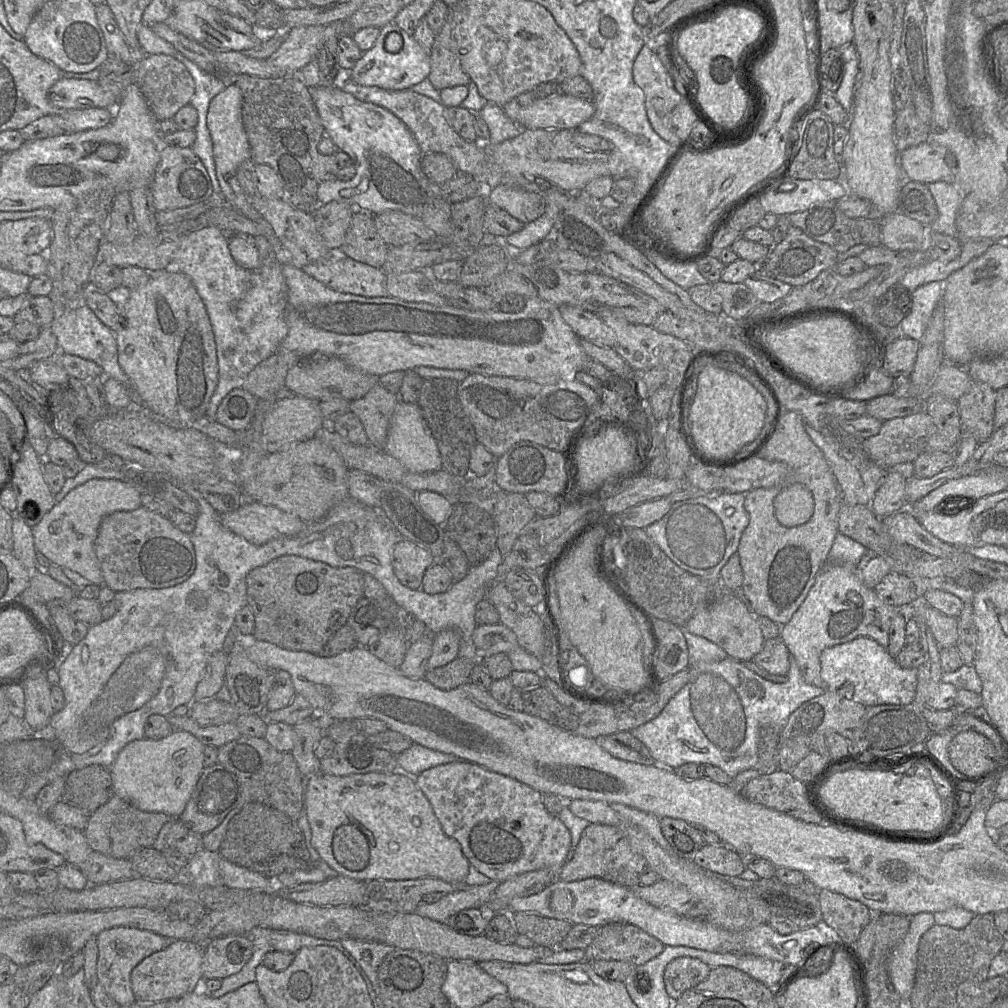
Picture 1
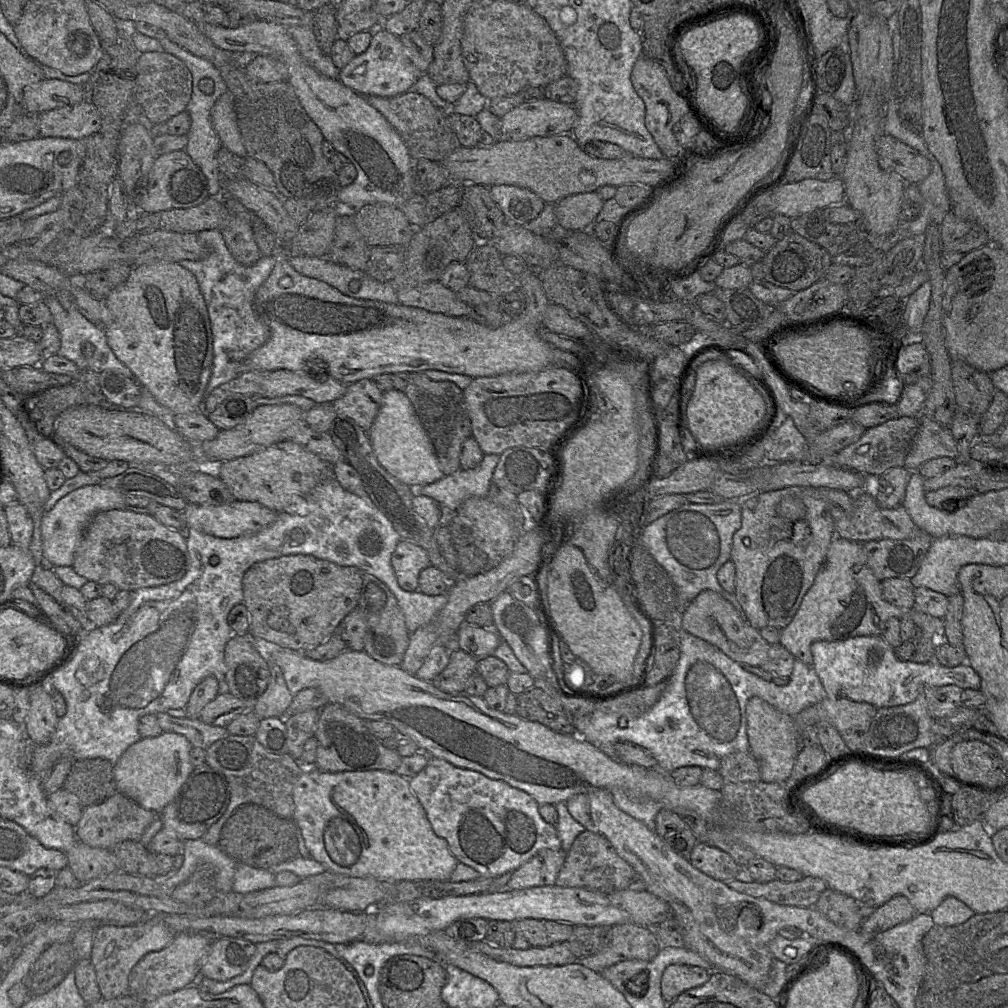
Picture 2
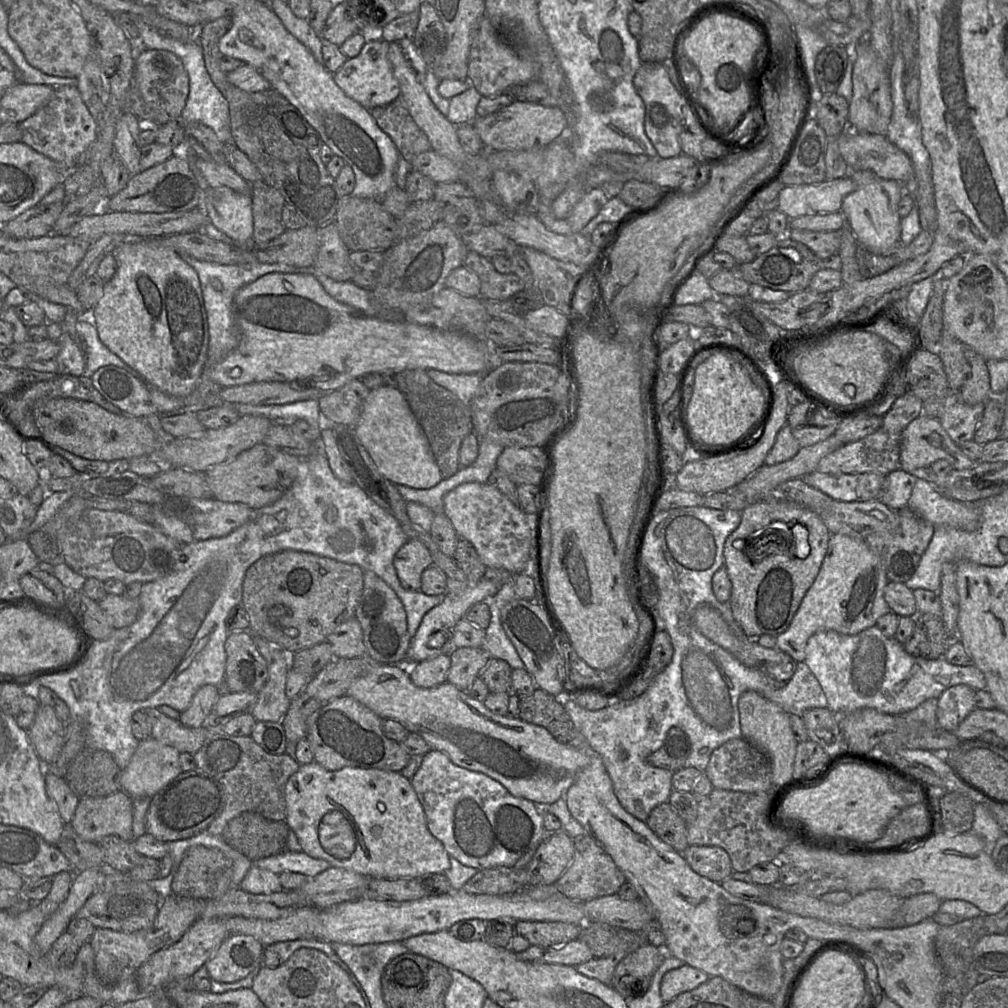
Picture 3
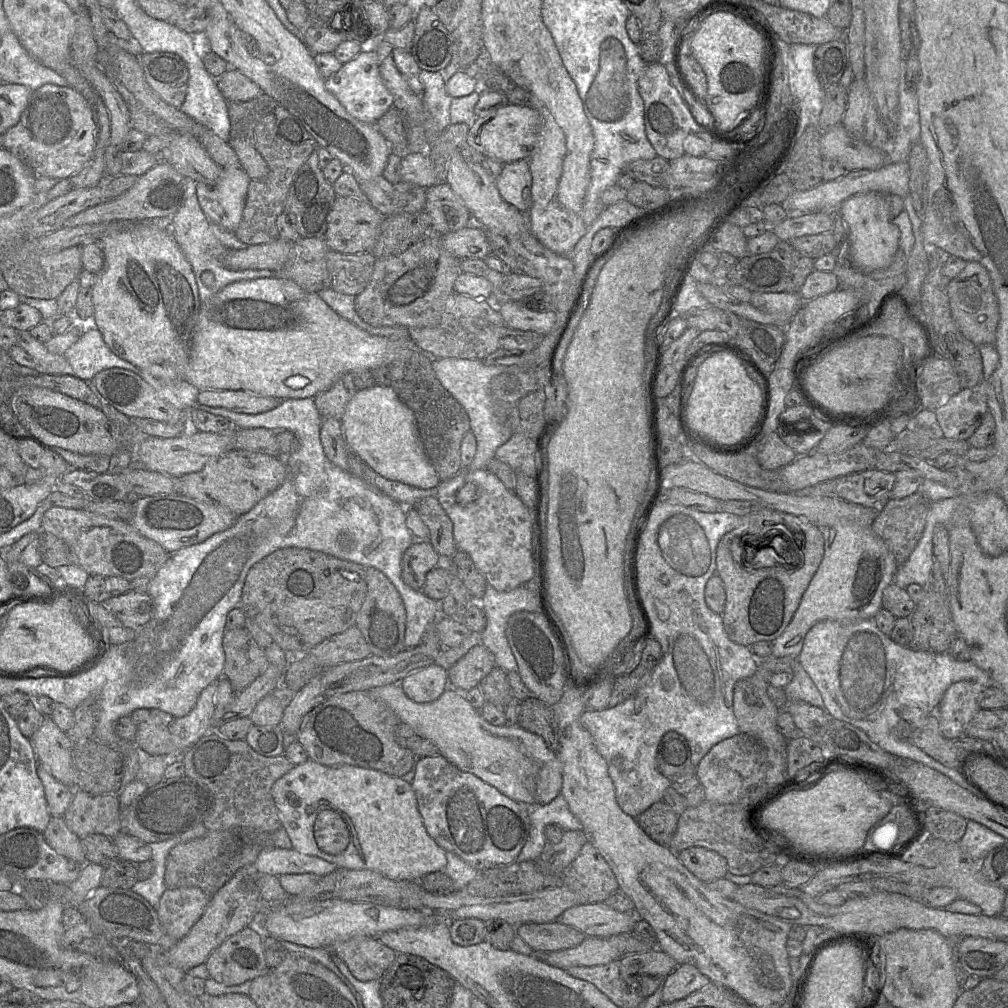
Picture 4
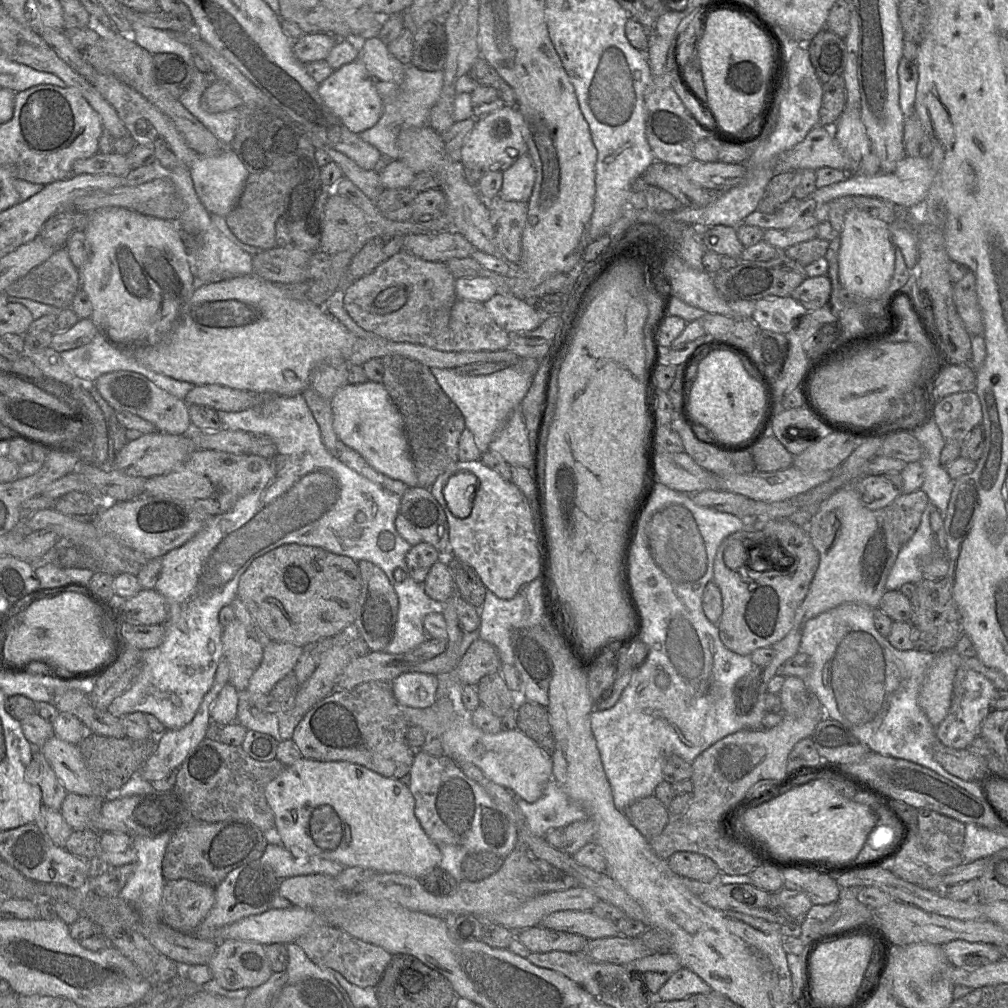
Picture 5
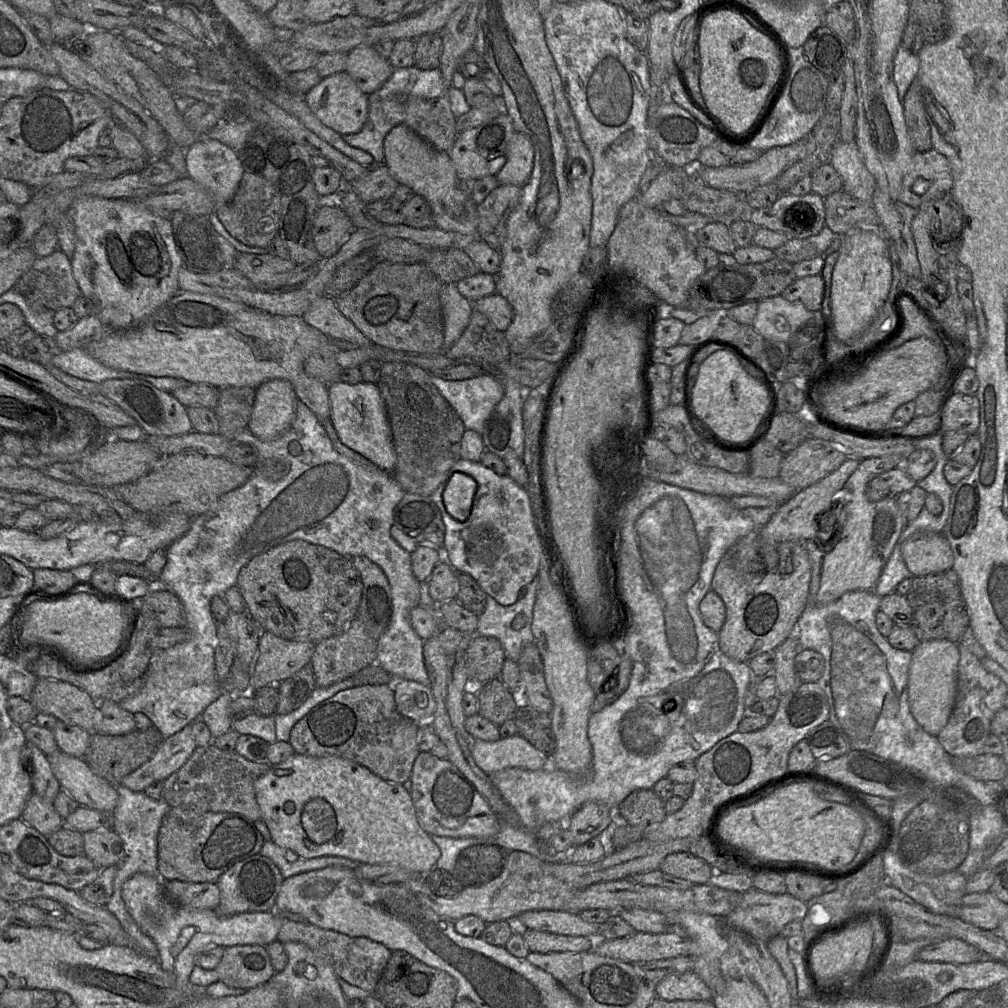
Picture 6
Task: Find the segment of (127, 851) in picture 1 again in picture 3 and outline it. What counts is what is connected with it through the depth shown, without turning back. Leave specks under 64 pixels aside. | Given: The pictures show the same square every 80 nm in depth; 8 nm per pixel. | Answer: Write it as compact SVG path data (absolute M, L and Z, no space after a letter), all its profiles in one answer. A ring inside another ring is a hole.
M124 790L106 797L81 797L71 827L82 839L98 843L106 836L133 840L133 798Z

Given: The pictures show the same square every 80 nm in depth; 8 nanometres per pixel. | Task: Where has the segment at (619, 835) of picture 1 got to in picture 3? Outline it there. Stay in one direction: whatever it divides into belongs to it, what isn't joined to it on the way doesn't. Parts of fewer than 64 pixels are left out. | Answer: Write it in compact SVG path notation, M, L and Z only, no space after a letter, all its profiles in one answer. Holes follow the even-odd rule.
M587 833L574 840L574 856L566 871L557 880L556 886L566 897L586 902L595 898L617 894L626 882L623 872L610 855Z

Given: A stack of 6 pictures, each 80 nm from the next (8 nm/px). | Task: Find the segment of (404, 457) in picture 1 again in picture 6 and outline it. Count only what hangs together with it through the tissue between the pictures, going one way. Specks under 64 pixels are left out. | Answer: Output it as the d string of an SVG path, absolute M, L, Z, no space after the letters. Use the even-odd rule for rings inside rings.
M338 380L328 385L328 396L330 402L329 420L339 441L381 470L393 475L397 457L386 406L377 384L367 382L347 384Z

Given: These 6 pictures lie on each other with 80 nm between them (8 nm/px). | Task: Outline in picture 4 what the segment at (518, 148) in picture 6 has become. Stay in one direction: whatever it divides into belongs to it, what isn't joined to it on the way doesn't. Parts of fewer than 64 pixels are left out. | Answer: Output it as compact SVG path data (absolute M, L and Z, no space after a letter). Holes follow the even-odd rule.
M528 160L506 163L495 180L501 197L522 213L527 213L532 204L532 178Z

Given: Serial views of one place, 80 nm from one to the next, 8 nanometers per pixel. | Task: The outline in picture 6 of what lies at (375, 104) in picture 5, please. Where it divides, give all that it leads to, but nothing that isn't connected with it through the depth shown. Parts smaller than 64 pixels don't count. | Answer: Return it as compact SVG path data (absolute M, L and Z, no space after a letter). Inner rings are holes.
M345 70L323 78L305 94L305 100L313 114L324 125L341 135L359 132L367 120L368 95L359 89Z

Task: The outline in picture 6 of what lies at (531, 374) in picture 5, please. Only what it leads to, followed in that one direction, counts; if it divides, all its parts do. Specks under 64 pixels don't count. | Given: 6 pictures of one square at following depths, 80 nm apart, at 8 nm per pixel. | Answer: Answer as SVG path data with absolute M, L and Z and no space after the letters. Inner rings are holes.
M488 374L461 381L431 377L433 384L462 419L466 430L482 434L485 422L502 400L501 382Z

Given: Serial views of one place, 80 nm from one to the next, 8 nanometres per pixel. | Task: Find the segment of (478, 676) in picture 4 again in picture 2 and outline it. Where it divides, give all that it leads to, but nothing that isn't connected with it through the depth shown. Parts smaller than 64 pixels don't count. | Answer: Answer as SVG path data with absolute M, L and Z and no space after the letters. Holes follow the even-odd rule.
M461 649L450 653L449 663L432 684L446 693L466 691L468 680L476 672L478 659Z

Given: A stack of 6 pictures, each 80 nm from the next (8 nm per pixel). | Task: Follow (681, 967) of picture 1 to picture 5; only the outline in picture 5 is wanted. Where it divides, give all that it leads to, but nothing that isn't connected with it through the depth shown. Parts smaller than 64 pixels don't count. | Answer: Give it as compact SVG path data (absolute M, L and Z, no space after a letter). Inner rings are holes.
M682 967L675 972L656 993L662 1001L678 1001L696 994L707 994L712 990L697 974Z

